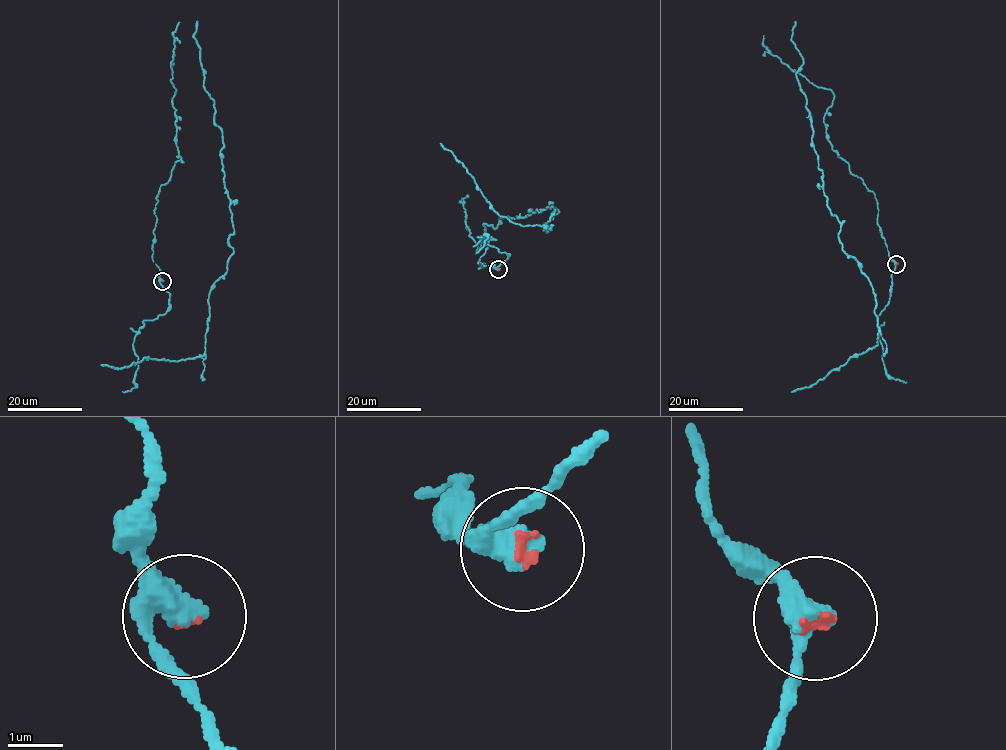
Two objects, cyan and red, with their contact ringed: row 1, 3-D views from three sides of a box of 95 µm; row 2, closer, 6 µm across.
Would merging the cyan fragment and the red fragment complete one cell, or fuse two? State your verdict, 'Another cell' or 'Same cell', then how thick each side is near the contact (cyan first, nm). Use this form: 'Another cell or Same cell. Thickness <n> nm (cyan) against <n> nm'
Same cell. Thickness 400 nm (cyan) against 100 nm

